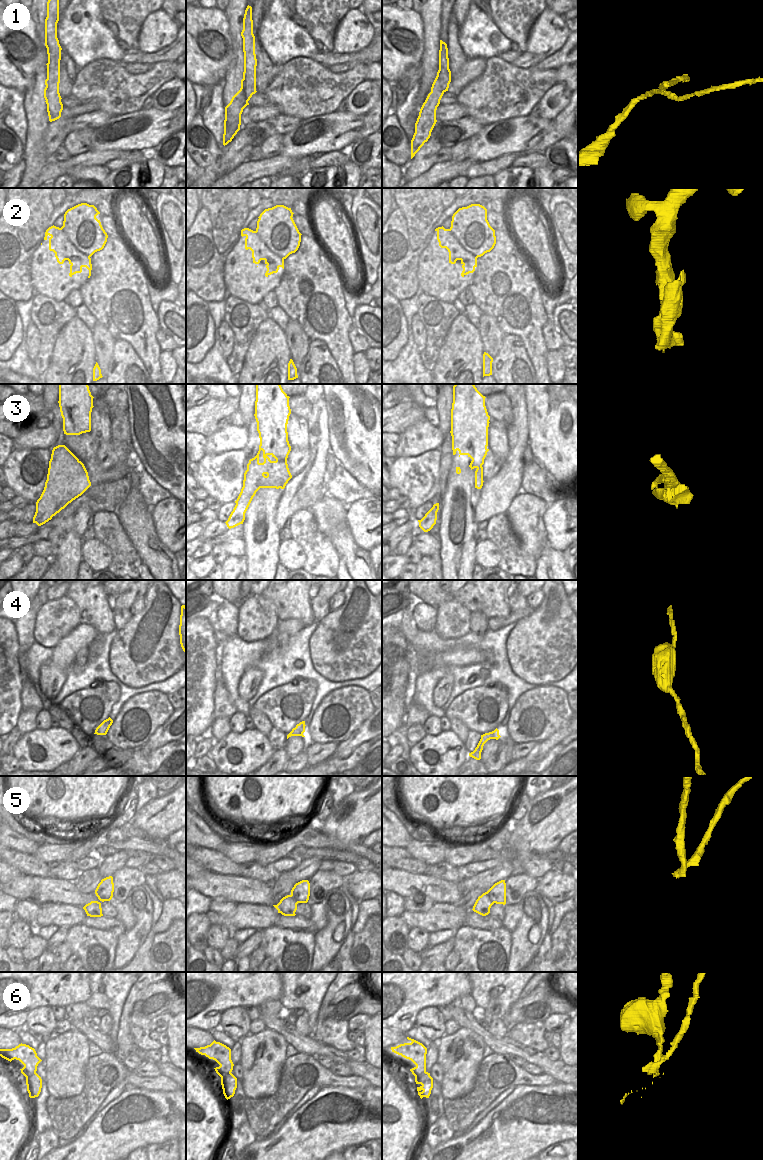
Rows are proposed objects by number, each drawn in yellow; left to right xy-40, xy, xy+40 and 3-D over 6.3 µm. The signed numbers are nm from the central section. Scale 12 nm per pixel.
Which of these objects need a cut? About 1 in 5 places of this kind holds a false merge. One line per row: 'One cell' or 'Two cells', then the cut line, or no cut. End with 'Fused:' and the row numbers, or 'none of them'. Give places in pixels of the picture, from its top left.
1: Two cells. Split along xy (243, 75), (243, 86), (247, 104)
2: One cell. No split
3: One cell. No split
4: One cell. No split
5: Two cells. Split along xy+40 (486, 892), (493, 903)
6: Two cells. Split along xy+40 (426, 1072), (415, 1077)
Fused: 1, 5, 6.

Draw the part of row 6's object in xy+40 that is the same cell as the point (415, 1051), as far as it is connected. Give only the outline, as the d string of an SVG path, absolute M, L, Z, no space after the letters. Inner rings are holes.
M407 1037L411 1043L400 1044L396 1047L391 1047L392 1052L401 1055L402 1057L411 1060L416 1066L410 1071L417 1077L426 1073L426 1054L427 1048L420 1042Z

